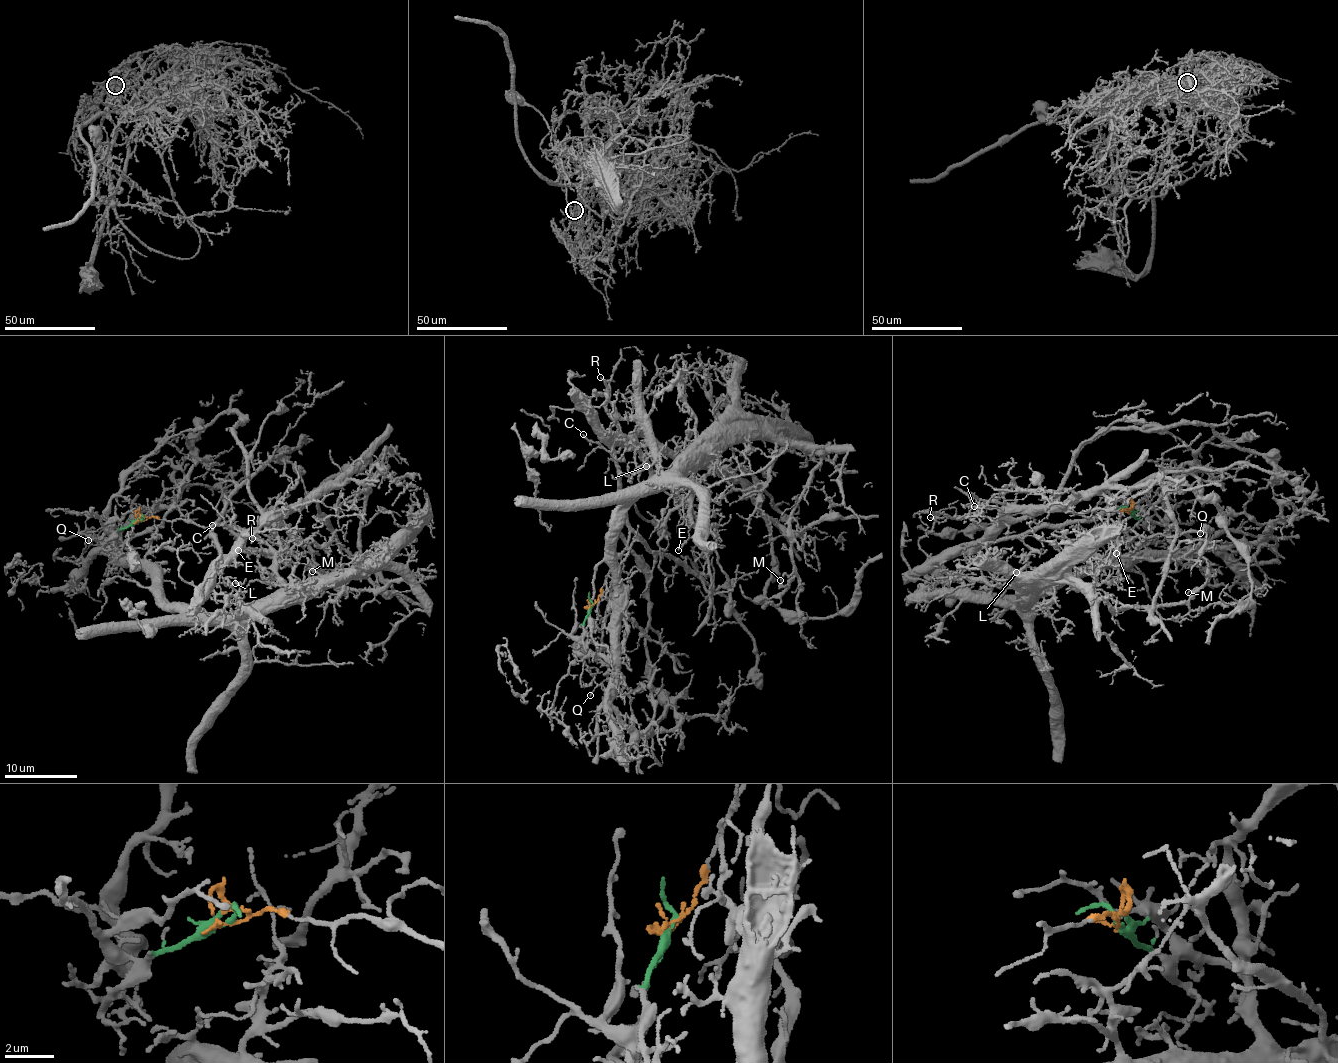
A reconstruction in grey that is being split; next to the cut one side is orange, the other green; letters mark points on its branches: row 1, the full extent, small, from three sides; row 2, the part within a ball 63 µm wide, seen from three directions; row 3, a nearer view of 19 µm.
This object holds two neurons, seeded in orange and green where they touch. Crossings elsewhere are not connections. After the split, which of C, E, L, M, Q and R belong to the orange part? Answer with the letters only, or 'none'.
C, R

